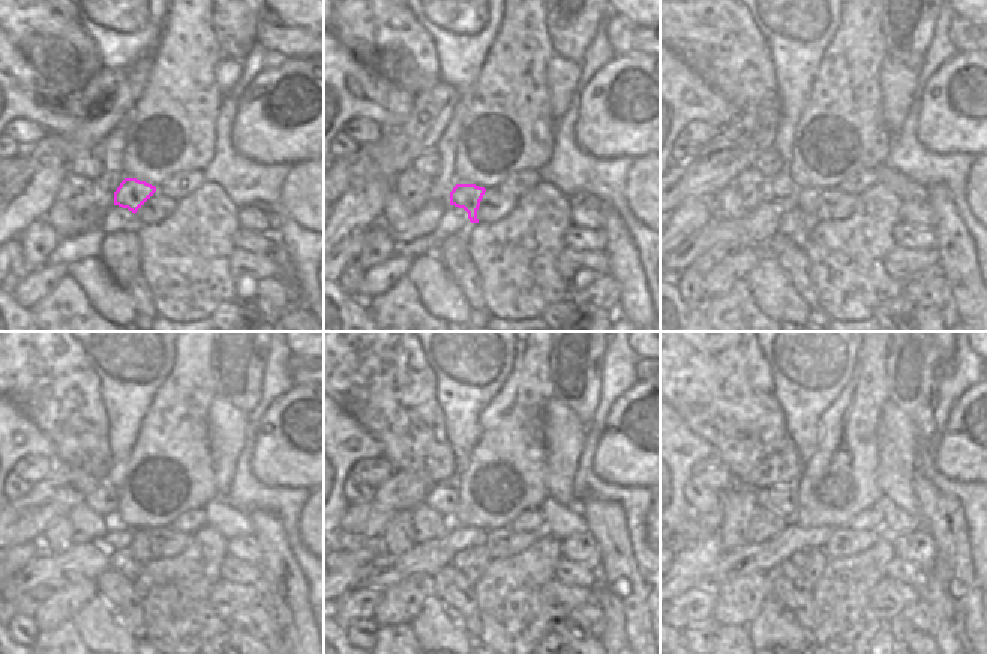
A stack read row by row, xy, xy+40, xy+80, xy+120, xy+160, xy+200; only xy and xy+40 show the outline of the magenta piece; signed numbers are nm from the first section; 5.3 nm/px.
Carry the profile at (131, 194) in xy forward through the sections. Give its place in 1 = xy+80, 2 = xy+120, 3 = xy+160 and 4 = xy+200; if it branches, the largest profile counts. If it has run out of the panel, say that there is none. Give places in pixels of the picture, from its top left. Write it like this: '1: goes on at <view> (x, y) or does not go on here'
1: goes on at xy+80 (807, 198)
2: goes on at xy+120 (140, 546)
3: goes on at xy+160 (482, 560)
4: goes on at xy+200 (818, 563)

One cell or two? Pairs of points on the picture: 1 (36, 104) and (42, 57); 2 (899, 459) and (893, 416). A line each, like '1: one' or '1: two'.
1: two
2: one

